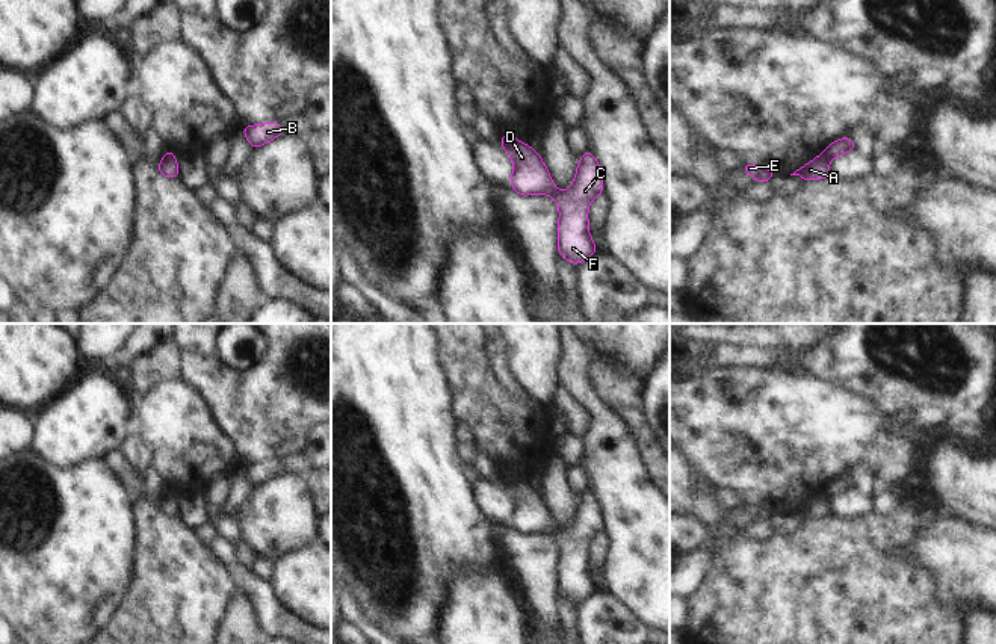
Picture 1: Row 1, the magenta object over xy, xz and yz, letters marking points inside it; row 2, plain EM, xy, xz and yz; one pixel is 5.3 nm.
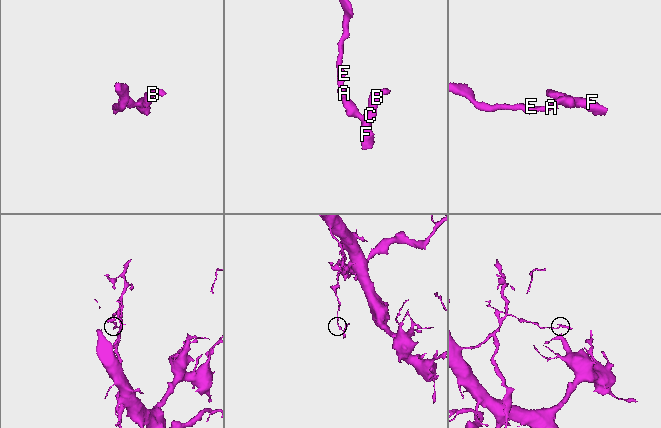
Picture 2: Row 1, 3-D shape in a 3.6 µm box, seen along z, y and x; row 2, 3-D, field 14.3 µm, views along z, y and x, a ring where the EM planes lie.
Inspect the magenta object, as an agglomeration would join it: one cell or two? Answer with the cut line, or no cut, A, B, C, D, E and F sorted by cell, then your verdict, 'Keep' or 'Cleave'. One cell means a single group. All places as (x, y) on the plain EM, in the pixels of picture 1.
Split along yz (821, 493), (827, 498). Groups: A E / B C D F. Cleave

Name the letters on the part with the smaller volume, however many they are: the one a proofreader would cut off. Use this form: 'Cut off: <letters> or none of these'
Cut off: B, C, D, F

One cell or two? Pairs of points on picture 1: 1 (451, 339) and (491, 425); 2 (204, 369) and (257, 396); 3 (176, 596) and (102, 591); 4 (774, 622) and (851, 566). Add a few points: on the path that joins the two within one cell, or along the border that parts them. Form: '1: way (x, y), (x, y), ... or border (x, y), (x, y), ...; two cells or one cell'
1: way (463, 360), (481, 404); one cell
2: way (218, 383), (231, 396), (244, 396); one cell
3: border (135, 558), (129, 590), (106, 623); two cells
4: way (794, 622), (832, 585); one cell

